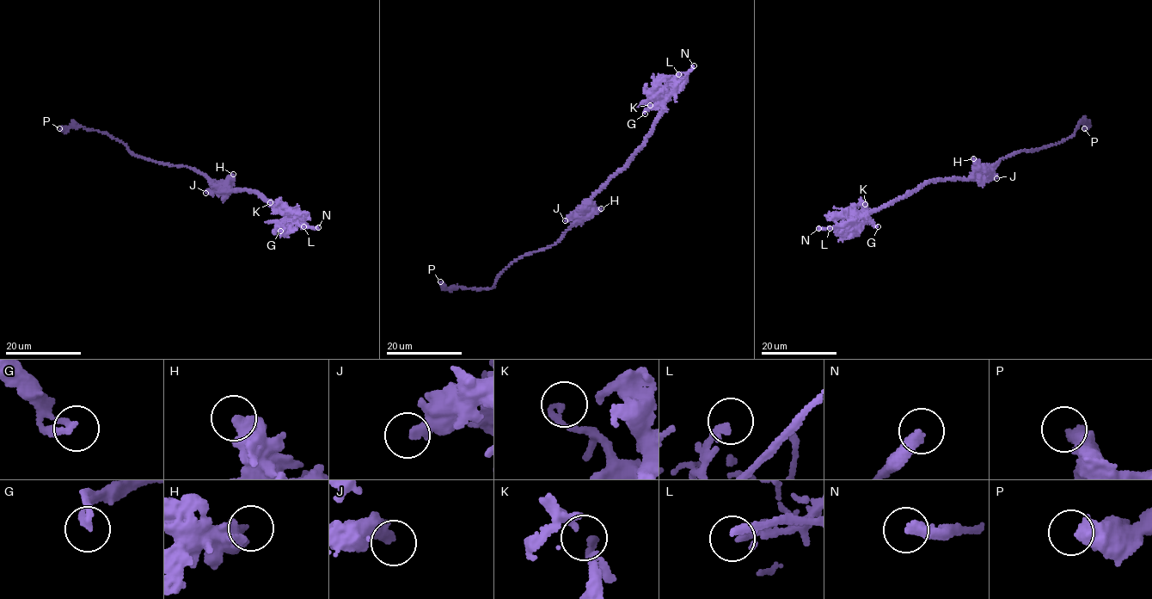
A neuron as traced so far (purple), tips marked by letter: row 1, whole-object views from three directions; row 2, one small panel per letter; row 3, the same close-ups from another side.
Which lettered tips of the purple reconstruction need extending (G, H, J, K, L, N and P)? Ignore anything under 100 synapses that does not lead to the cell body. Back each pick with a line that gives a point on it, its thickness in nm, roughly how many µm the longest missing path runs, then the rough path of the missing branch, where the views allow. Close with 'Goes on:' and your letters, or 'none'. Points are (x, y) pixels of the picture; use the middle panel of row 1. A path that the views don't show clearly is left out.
N: at (694, 65); 360 nm thick; about 45 µm are missing
Goes on: N

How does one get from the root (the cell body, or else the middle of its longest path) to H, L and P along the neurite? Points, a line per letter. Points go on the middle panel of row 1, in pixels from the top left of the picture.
H: (579, 219), (601, 208)
L: (579, 219), (596, 194), (627, 166), (643, 145), (675, 86), (678, 74)
P: (579, 219), (565, 231), (554, 244), (519, 256), (501, 271), (492, 287), (445, 287), (440, 281)

